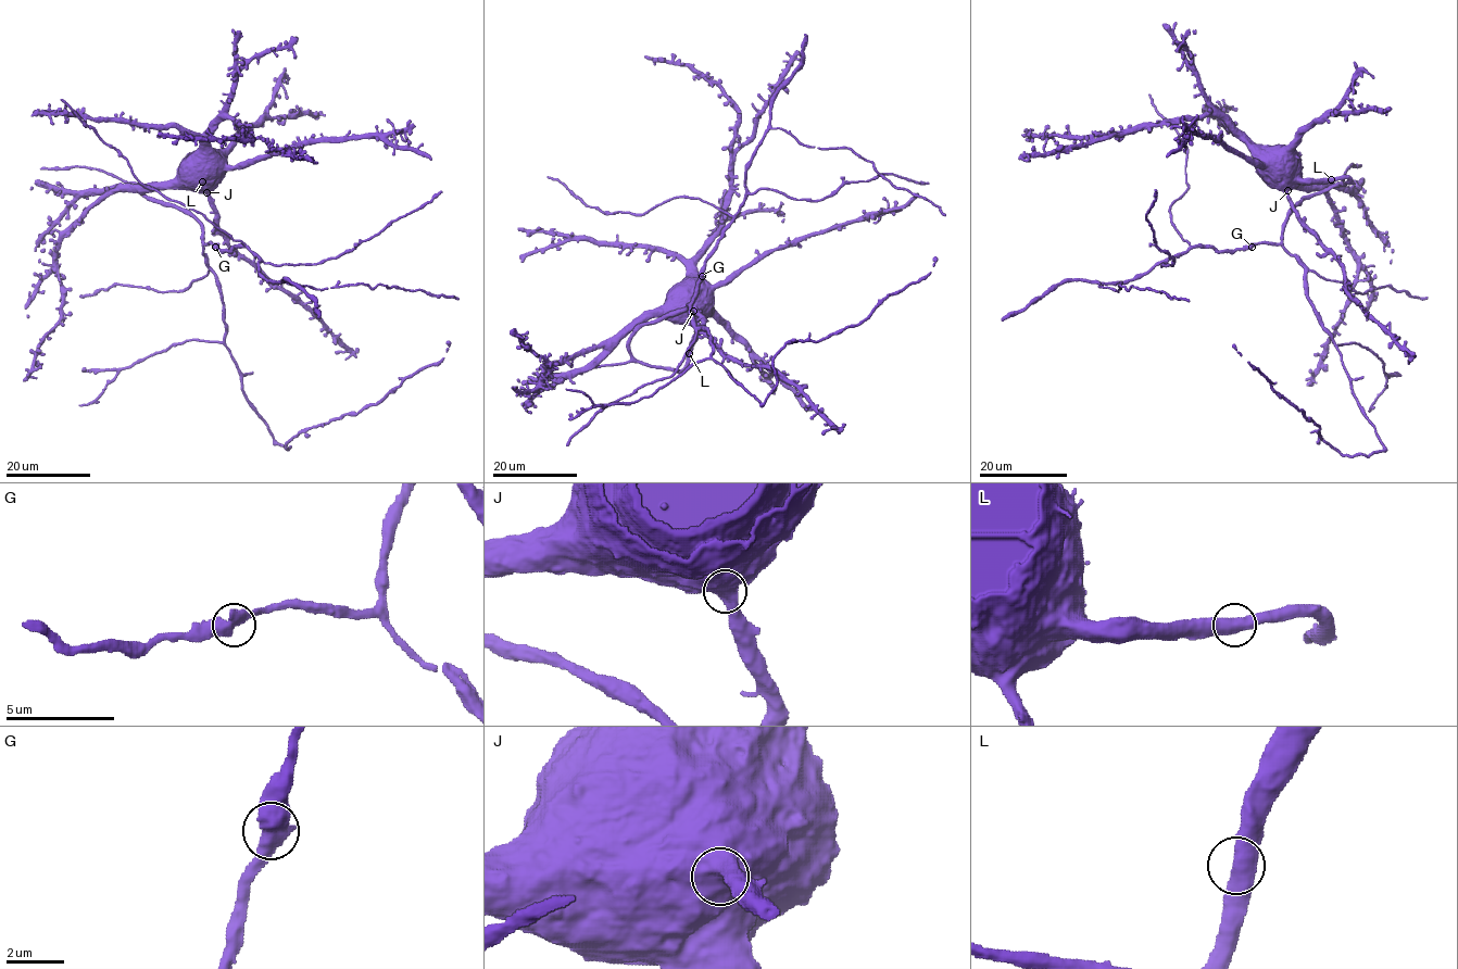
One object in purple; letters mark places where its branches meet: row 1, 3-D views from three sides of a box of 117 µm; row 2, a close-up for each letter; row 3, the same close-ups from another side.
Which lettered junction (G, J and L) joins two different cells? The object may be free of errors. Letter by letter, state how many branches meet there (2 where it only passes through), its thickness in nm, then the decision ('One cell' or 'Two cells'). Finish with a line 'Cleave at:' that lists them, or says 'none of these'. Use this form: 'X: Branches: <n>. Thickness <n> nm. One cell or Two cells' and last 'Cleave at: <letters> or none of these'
G: Branches: 2. Thickness 600 nm. One cell
J: Branches: 2. Thickness 600 nm. One cell
L: Branches: 2. Thickness 550 nm. One cell
Cleave at: none of these

